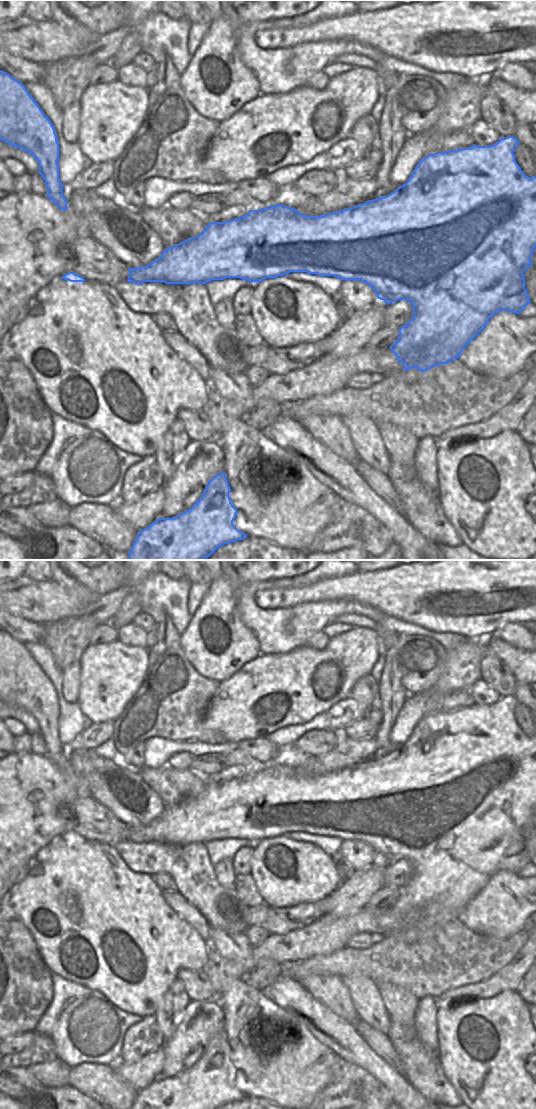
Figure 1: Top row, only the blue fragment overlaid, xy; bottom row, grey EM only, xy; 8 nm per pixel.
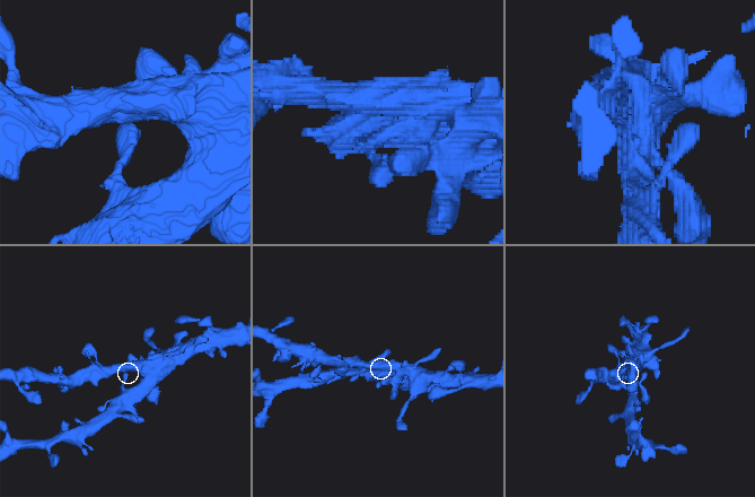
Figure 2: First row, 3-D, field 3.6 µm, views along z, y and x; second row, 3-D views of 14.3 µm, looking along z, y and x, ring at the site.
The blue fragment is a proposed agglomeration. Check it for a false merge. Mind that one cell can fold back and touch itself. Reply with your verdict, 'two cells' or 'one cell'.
one cell

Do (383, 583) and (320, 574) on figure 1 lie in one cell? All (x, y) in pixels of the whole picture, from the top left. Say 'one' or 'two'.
two

